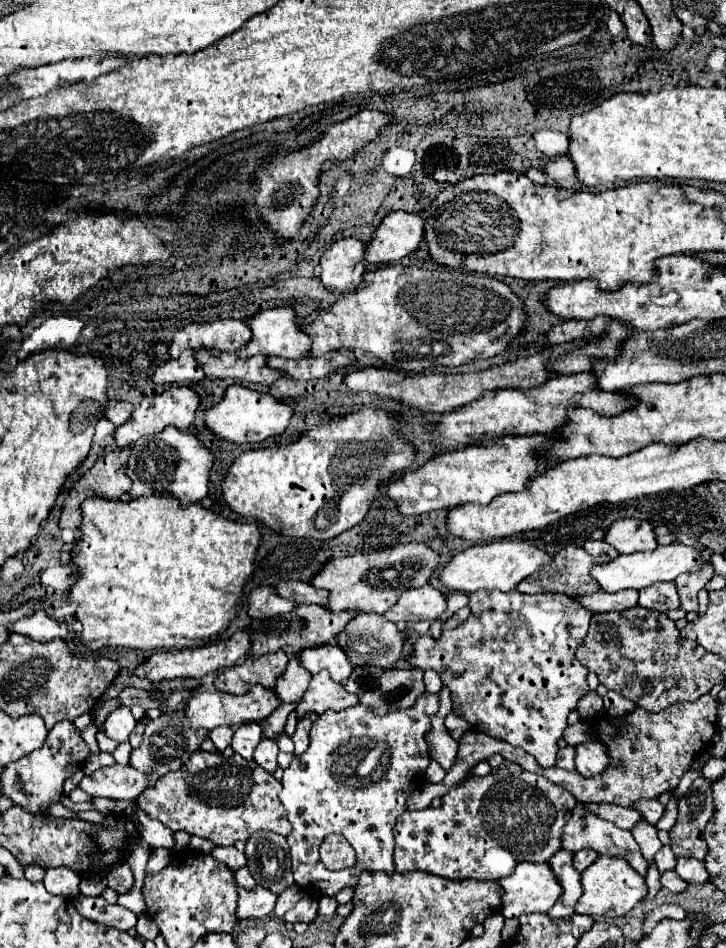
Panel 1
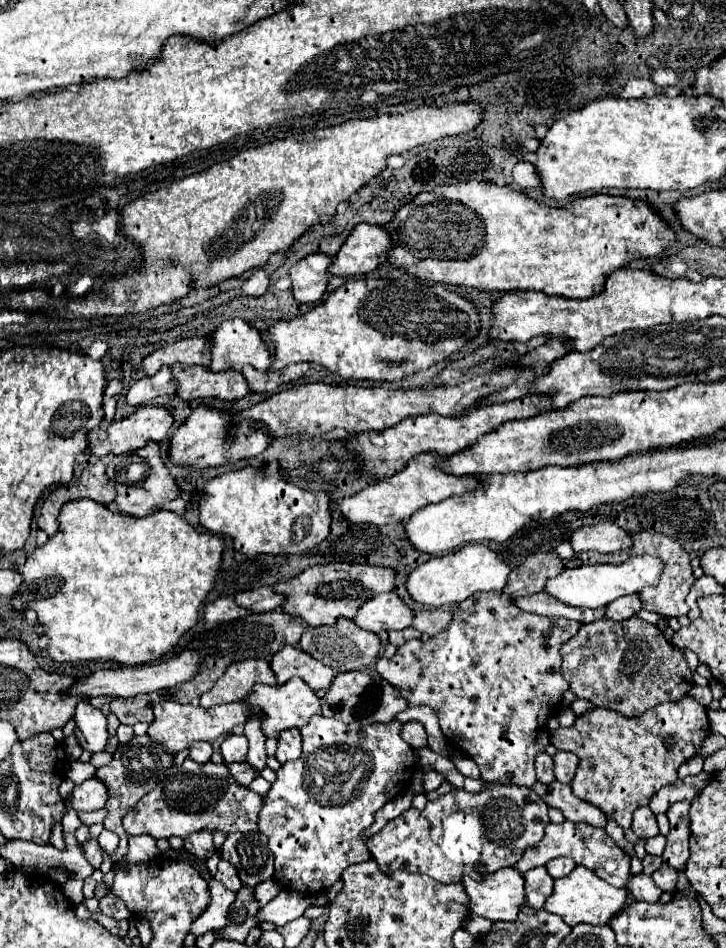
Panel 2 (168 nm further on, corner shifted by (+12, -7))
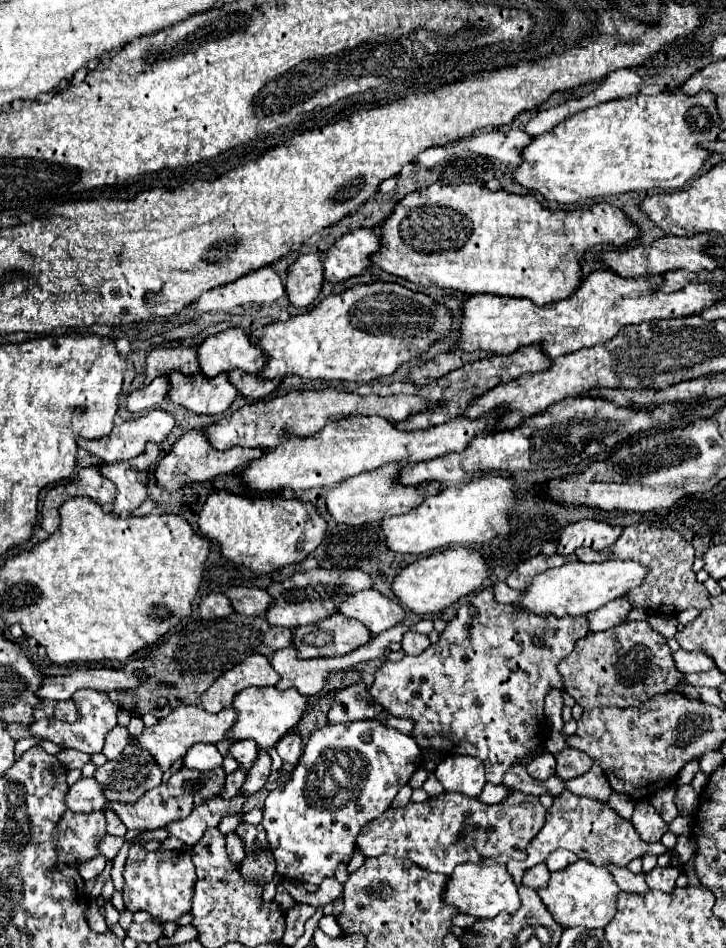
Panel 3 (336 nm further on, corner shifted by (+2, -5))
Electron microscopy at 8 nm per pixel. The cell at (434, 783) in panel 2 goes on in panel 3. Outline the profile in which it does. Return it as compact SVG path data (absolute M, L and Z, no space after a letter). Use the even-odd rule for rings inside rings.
M470 755L444 757L444 761L438 763L434 775L444 785L446 791L462 793L468 797L478 797L486 785L482 761Z

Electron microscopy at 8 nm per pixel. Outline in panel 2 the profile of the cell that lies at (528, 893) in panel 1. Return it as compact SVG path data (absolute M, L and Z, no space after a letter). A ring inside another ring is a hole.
M504 869L484 881L462 879L470 897L470 911L490 921L516 921L526 901L524 875L518 869Z

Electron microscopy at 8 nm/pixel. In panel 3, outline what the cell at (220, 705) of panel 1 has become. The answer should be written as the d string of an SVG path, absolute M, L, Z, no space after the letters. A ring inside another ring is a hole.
M198 705L178 707L168 717L160 719L154 727L146 727L144 733L136 739L136 743L138 743L138 747L146 749L154 757L154 761L158 763L158 767L162 771L168 771L172 767L172 763L176 759L184 757L186 749L190 749L194 743L218 743L218 741L222 741L226 731L234 725L234 721L236 721L236 713L232 707L226 707L220 713L208 713Z

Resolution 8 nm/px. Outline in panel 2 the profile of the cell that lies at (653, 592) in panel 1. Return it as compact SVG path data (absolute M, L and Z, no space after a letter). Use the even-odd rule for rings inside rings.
M632 593L632 595L624 595L624 597L608 603L606 617L614 619L614 621L626 621L632 615L636 615L640 609L642 609L642 599L638 593Z

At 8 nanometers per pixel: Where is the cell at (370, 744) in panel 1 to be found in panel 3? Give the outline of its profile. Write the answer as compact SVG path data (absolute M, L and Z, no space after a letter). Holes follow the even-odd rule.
M354 721L346 725L326 725L310 735L304 747L300 763L294 767L284 789L274 789L266 797L266 813L262 827L266 829L266 839L270 851L276 859L276 871L284 879L294 879L300 883L320 885L326 877L334 875L340 863L348 863L354 851L354 837L358 829L372 819L378 819L396 797L398 789L408 783L410 775L422 765L422 751L410 735L398 729L388 729L380 721Z

